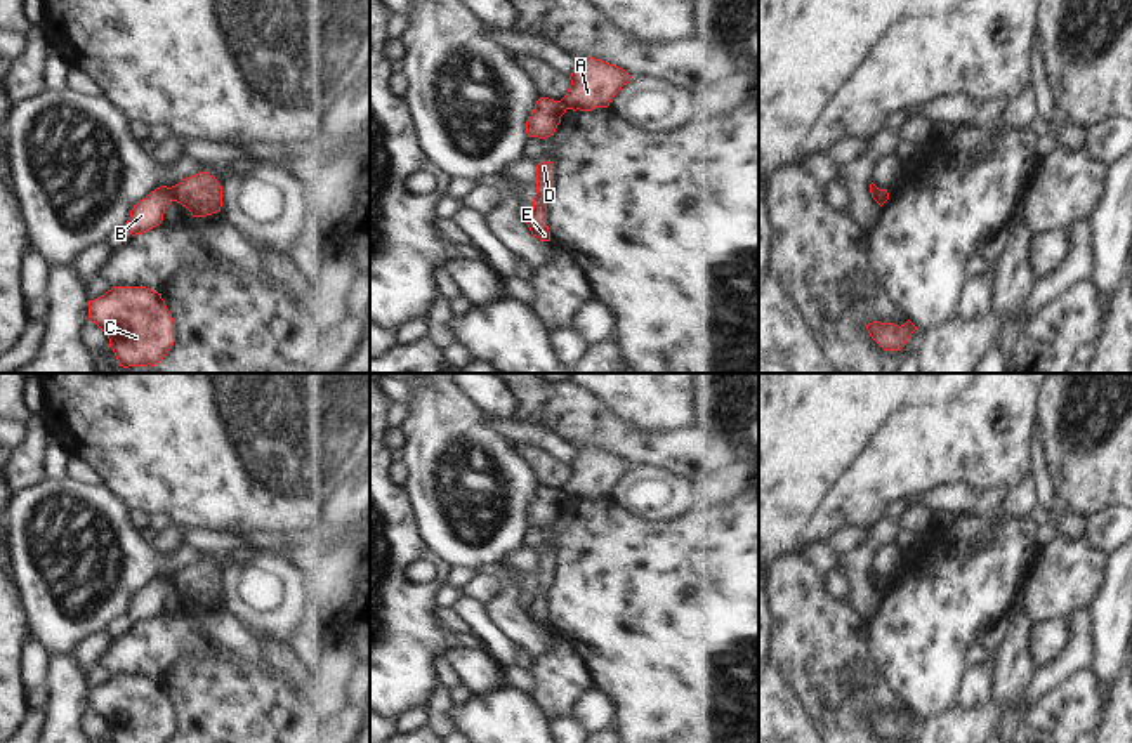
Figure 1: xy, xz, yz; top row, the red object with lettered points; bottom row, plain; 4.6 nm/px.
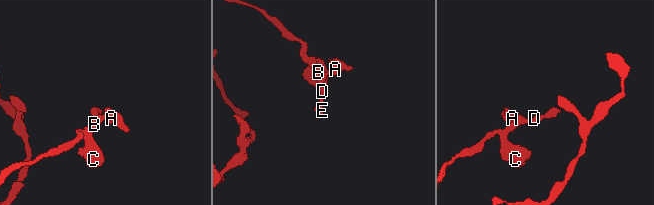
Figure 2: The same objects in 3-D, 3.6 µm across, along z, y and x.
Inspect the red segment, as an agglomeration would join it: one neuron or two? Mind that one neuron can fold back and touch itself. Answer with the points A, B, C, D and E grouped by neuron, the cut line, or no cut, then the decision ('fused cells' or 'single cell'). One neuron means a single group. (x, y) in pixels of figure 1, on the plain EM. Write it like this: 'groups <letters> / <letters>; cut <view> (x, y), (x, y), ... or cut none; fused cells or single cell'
groups A / B C D E; cut xy (169, 577), (176, 589); fused cells

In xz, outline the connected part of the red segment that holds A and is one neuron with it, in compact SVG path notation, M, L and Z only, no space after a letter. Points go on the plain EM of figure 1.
M575 446L571 474L561 488L566 498L592 500L608 496L611 488L630 470L630 464L596 446Z

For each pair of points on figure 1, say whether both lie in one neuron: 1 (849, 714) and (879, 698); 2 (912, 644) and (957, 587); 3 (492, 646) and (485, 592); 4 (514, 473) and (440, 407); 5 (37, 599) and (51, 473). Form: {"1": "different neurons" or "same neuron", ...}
{"1": "same neuron", "2": "same neuron", "3": "different neurons", "4": "same neuron", "5": "different neurons"}

